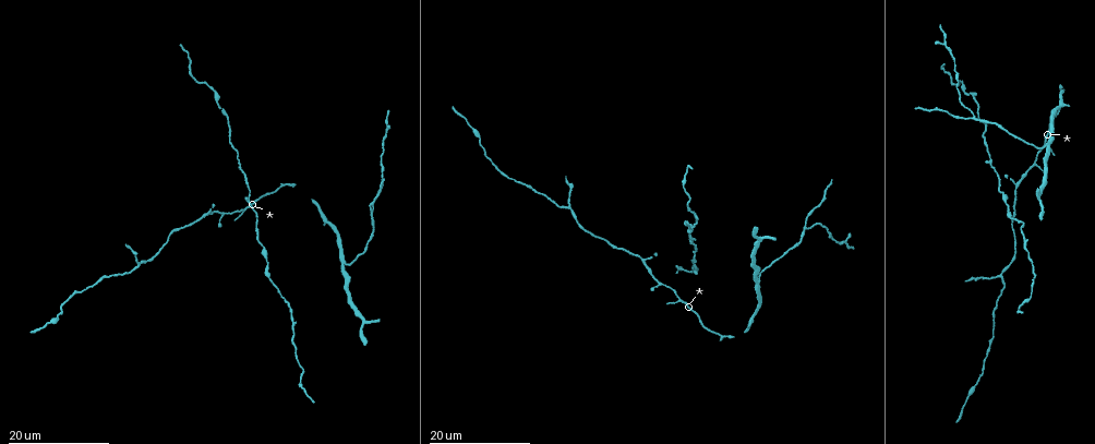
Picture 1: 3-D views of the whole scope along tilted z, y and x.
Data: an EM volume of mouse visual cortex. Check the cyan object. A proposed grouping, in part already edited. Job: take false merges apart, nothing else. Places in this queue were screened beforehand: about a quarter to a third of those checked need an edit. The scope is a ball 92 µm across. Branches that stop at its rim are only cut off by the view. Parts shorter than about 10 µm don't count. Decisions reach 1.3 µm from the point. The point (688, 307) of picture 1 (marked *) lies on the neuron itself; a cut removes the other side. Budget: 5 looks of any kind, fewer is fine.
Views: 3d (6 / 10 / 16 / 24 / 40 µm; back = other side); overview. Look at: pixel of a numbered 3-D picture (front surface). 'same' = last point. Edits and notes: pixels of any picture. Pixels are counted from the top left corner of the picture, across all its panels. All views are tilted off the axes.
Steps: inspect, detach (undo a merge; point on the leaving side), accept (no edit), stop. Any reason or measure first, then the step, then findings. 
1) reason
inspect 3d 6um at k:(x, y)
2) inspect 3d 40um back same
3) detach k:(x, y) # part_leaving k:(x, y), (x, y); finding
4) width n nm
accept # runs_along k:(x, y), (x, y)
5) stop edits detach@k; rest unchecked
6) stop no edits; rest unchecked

three arms meet
inspect 3d 24um at 1:(1035, 163)

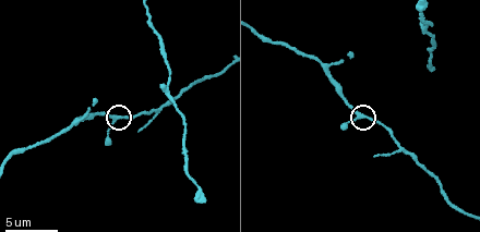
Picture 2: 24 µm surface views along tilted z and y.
inspect 3d 6um at 2:(124, 116)

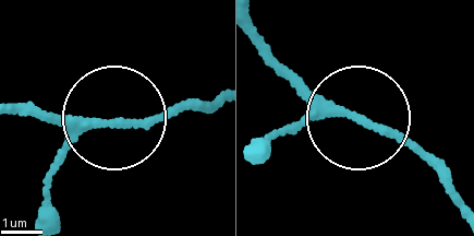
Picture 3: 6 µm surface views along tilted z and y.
accept # runs_along 3:(462, 199), (411, 148), (278, 68); one neuron here

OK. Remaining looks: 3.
thick turns thin
inspect 3d 16um at 1:(215, 93)

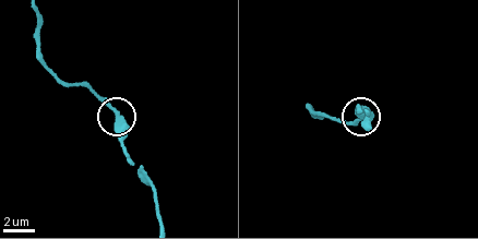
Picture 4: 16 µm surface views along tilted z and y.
inspect 3d 10um at 4:(120, 116)

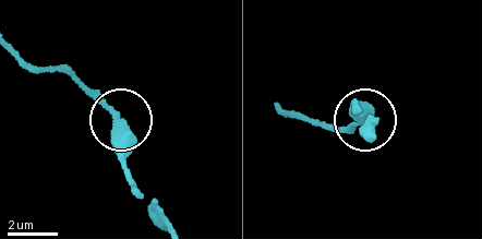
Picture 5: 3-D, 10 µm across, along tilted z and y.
inspect 3d 6um at 5:(118, 122)

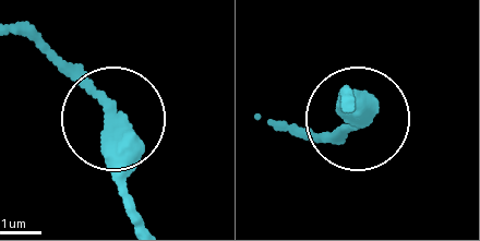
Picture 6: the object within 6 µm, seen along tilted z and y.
accept # runs_along 6:(143, 221), (117, 124), (26, 37); continuous, no second neuron

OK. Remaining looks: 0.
stop no edits; rest unchecked

